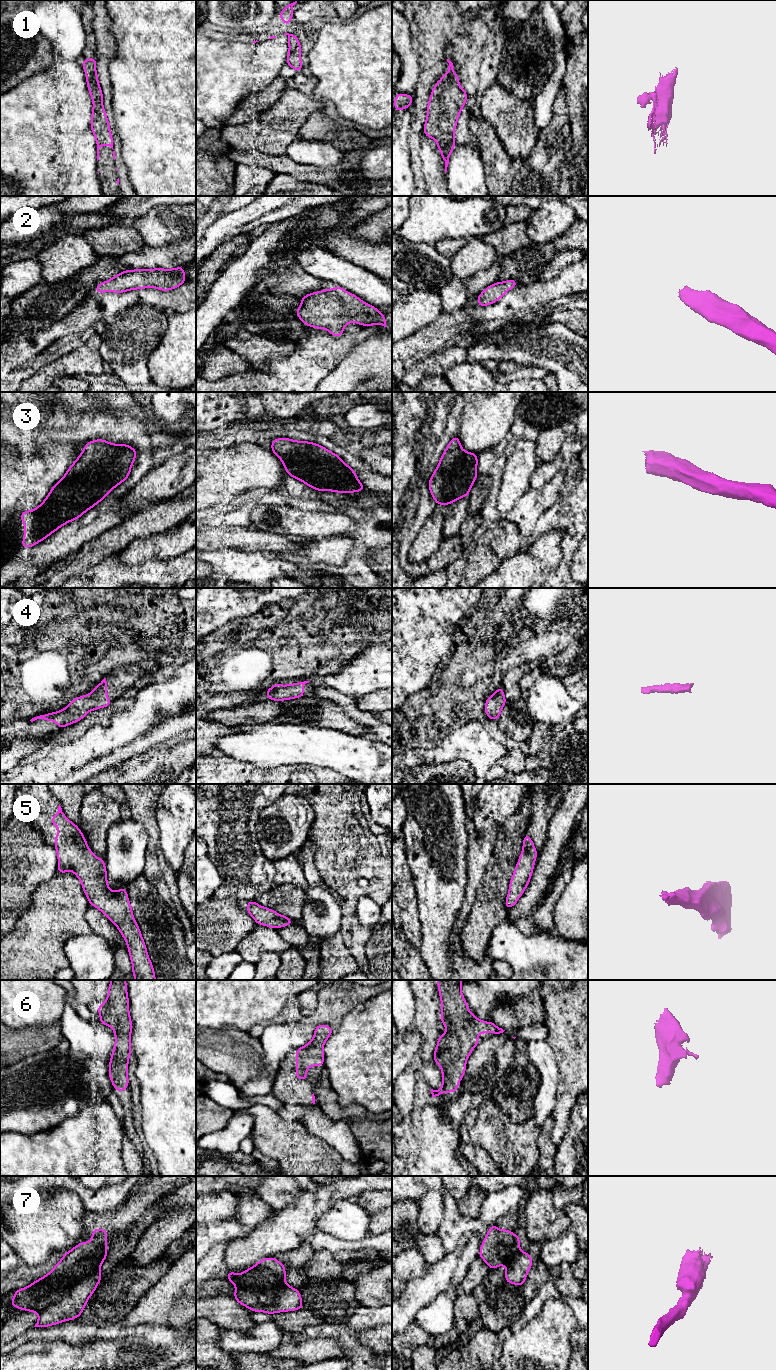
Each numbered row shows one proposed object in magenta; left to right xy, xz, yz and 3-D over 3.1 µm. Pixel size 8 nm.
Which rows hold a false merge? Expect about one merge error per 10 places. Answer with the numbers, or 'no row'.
no row

